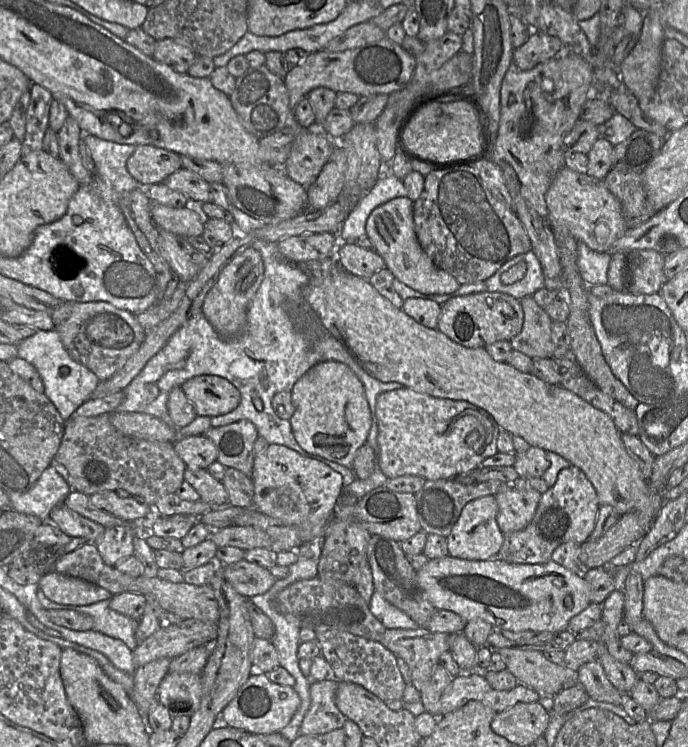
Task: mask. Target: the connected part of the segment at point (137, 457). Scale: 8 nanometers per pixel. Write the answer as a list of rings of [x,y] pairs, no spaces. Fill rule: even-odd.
[[[109,414],[95,417],[73,415],[65,421],[64,434],[55,455],[55,460],[64,465],[69,473],[73,490],[90,496],[96,492],[124,490],[153,507],[164,495],[175,493],[184,481],[186,465],[174,449],[174,443],[129,437],[120,433],[111,423]]]

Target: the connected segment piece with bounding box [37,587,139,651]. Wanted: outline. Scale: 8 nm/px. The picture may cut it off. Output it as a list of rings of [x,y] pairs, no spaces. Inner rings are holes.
[[[38,587],[37,597],[42,606],[50,610],[74,610],[90,615],[94,620],[93,630],[123,641],[130,650],[138,646],[135,633],[139,621],[118,613],[110,608],[110,600],[103,600],[91,605],[63,605],[50,601]]]

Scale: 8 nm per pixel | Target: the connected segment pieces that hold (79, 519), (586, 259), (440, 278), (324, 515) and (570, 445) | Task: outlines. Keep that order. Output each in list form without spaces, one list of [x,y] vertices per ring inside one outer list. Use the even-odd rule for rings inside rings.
[[[64,503],[52,509],[49,521],[65,534],[72,537],[81,537],[87,543],[94,544],[101,539],[106,529],[103,525],[69,509]]]
[[[577,242],[577,266],[588,286],[607,284],[610,259],[609,252],[596,252],[585,243]]]
[[[408,197],[394,198],[377,208],[366,222],[366,236],[385,261],[385,267],[394,277],[423,294],[450,294],[459,289],[460,283],[454,276],[436,266],[420,245],[413,221],[413,201]]]
[[[269,444],[264,451],[254,456],[252,479],[253,507],[269,517],[298,528],[304,544],[318,541],[322,544],[335,505],[344,492],[343,478],[338,472],[286,446]]]
[[[344,269],[339,274],[310,276],[303,289],[303,297],[323,330],[340,341],[372,377],[382,382],[398,382],[436,398],[464,400],[484,409],[511,435],[522,437],[530,446],[555,452],[582,470],[596,490],[599,507],[609,505],[619,515],[624,515],[649,506],[647,479],[626,451],[621,440],[622,432],[607,413],[560,384],[548,384],[531,373],[520,372],[507,362],[495,361],[483,347],[462,346],[439,330],[419,324],[383,297],[367,279]]]

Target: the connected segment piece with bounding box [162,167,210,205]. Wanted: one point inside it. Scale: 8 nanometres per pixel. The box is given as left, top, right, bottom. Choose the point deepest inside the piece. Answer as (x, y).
(197, 190)

